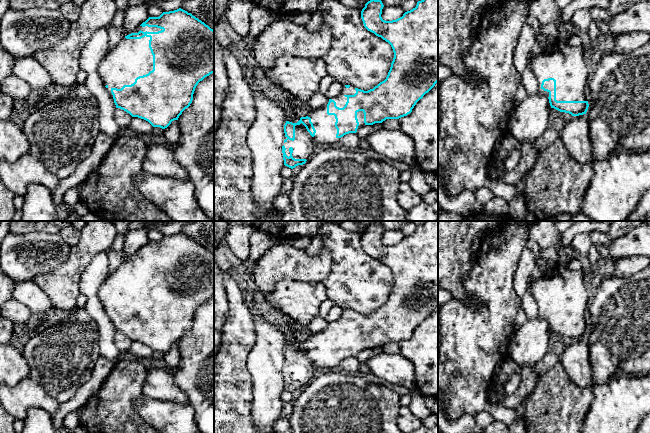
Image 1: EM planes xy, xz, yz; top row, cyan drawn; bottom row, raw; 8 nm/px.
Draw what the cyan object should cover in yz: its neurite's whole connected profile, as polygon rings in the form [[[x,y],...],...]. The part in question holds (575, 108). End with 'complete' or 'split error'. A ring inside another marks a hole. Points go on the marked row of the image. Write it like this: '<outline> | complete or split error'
[[[557,40],[550,52],[539,52],[531,58],[530,66],[538,81],[538,92],[548,97],[551,108],[572,116],[586,114],[590,72],[581,45]]] | split error

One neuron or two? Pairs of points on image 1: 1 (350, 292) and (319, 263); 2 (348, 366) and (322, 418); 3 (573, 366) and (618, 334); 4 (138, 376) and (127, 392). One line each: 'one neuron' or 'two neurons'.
1: two neurons
2: two neurons
3: two neurons
4: one neuron

